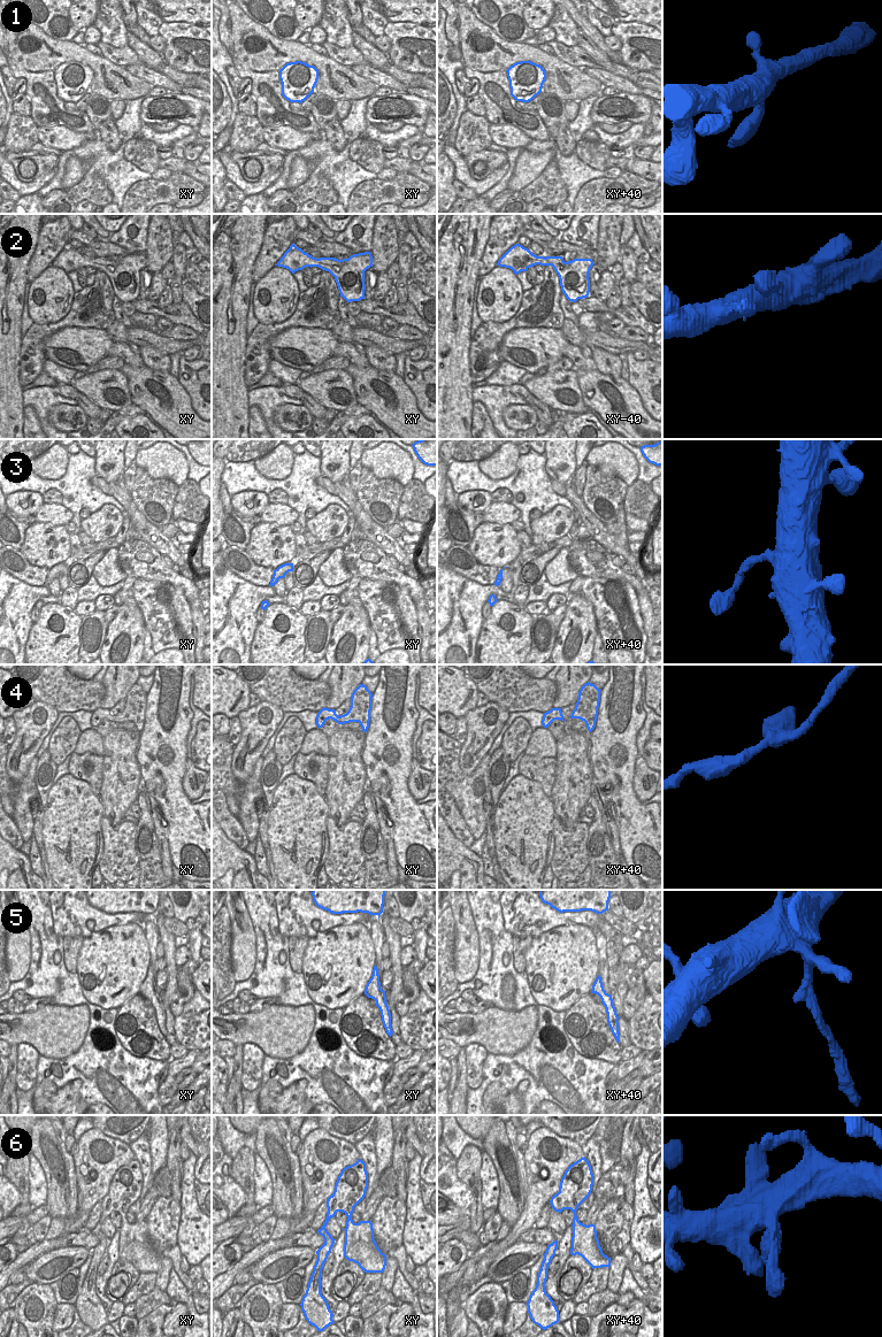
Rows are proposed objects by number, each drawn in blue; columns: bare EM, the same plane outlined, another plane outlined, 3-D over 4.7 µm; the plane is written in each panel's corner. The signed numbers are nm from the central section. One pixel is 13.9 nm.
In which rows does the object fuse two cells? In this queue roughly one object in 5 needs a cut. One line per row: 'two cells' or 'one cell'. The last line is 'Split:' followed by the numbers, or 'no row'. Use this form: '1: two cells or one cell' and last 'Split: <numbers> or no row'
1: one cell
2: one cell
3: one cell
4: one cell
5: two cells
6: one cell
Split: 5

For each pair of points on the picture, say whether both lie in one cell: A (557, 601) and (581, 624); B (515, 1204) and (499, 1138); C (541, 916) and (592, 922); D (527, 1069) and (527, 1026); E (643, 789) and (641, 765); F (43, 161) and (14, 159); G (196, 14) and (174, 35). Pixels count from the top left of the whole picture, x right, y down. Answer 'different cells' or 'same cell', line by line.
A: different cells
B: same cell
C: same cell
D: different cells
E: same cell
F: same cell
G: different cells

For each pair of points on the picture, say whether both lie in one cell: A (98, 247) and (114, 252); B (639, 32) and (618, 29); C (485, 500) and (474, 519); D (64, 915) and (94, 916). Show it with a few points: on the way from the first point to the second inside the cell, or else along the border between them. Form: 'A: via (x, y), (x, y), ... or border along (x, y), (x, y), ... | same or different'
A: via (101, 250), (110, 251) | same
B: via (634, 32), (623, 30) | same
C: border along (455, 500), (468, 509), (482, 513) | different
D: via (71, 919), (87, 917) | same

